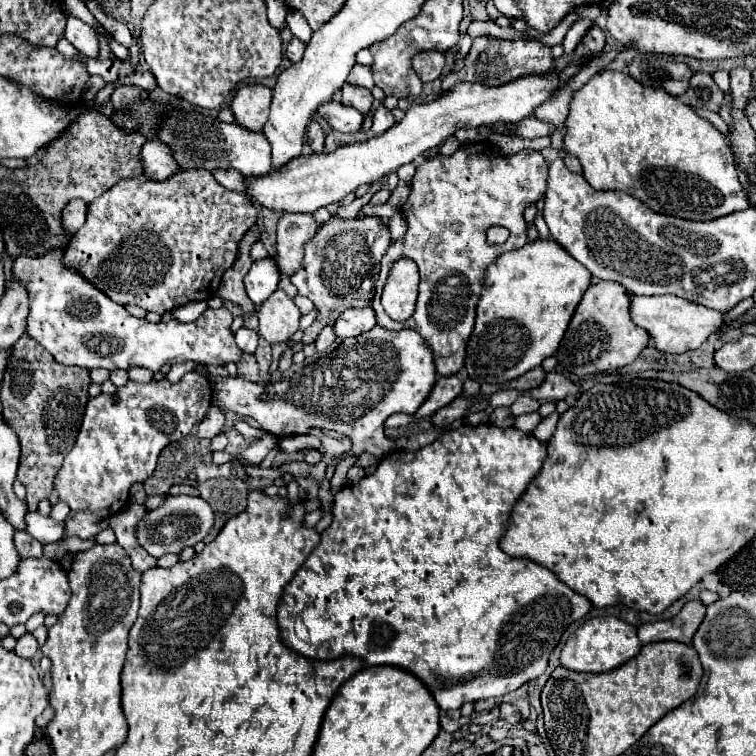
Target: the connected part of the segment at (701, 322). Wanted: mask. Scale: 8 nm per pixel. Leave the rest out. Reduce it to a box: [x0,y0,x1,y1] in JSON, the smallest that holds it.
[631,295,727,353]

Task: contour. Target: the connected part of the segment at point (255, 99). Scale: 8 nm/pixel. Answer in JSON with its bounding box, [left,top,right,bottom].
[231,83,271,131]

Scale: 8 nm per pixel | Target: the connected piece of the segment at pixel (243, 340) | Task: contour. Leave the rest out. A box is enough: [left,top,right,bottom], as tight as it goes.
[235,327,257,353]

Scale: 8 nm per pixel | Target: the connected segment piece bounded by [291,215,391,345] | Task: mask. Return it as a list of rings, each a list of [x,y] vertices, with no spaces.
[[[333,215],[327,223],[323,223],[313,237],[305,245],[305,257],[301,267],[291,275],[291,283],[299,289],[299,295],[309,297],[319,315],[315,323],[305,329],[303,345],[315,343],[319,331],[333,321],[349,307],[367,307],[373,299],[373,285],[379,273],[379,261],[385,255],[391,243],[389,229],[381,223],[379,217],[357,217],[357,219],[341,219]]]

